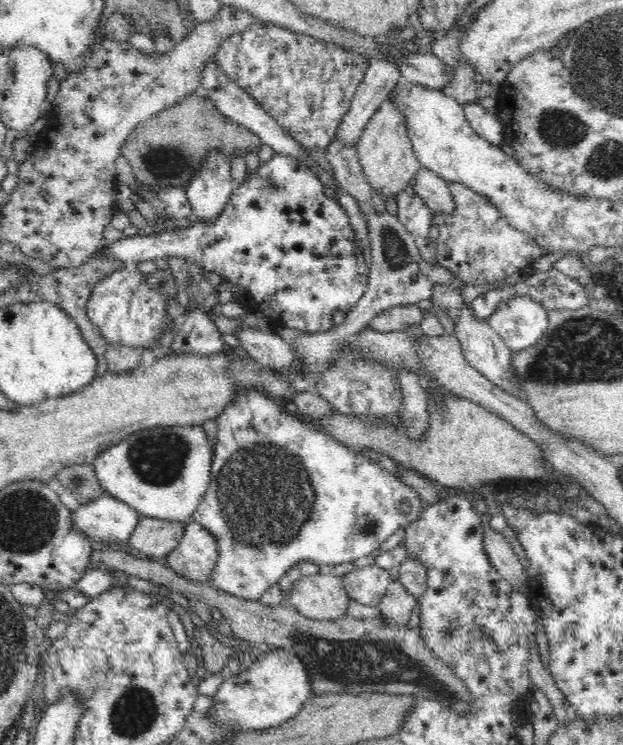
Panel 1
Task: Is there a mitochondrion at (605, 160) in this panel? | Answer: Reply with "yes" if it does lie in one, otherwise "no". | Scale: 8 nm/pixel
yes

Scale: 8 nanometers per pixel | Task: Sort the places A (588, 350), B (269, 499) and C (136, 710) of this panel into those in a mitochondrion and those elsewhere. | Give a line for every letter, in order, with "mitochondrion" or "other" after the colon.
A: mitochondrion
B: mitochondrion
C: mitochondrion

